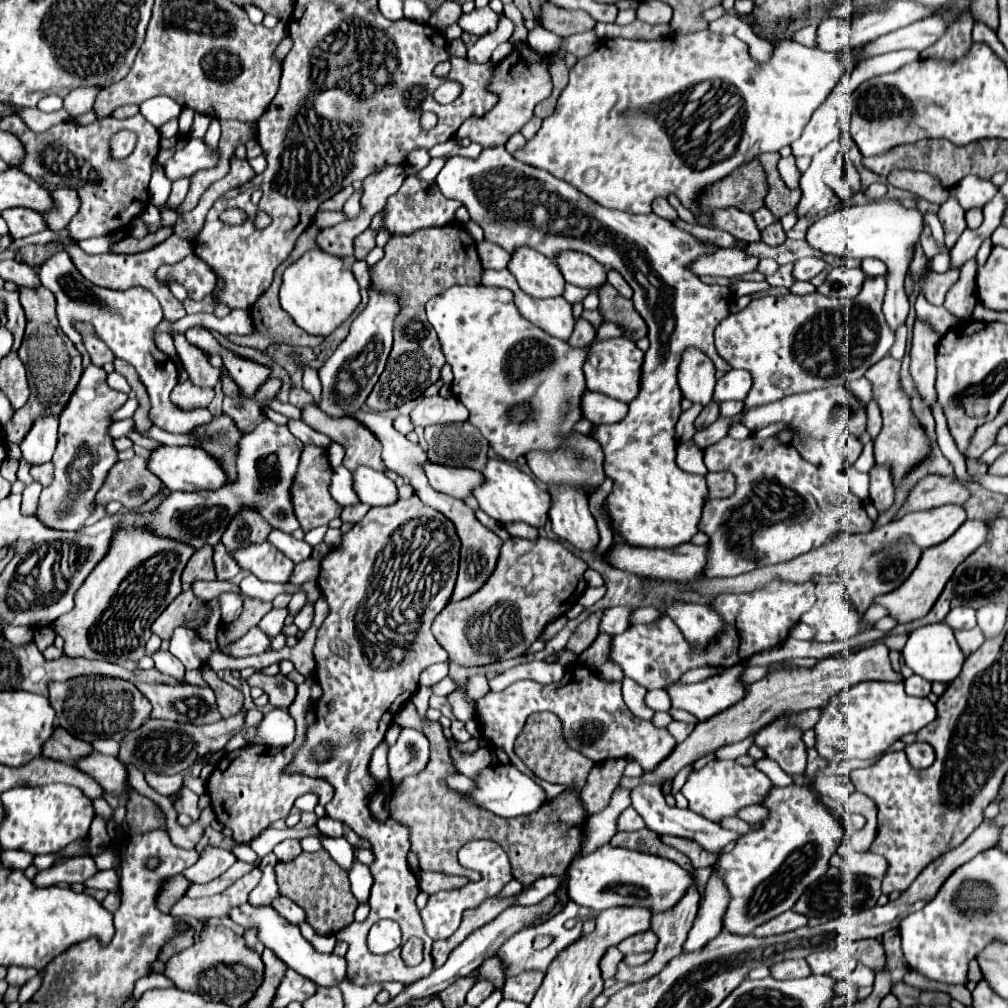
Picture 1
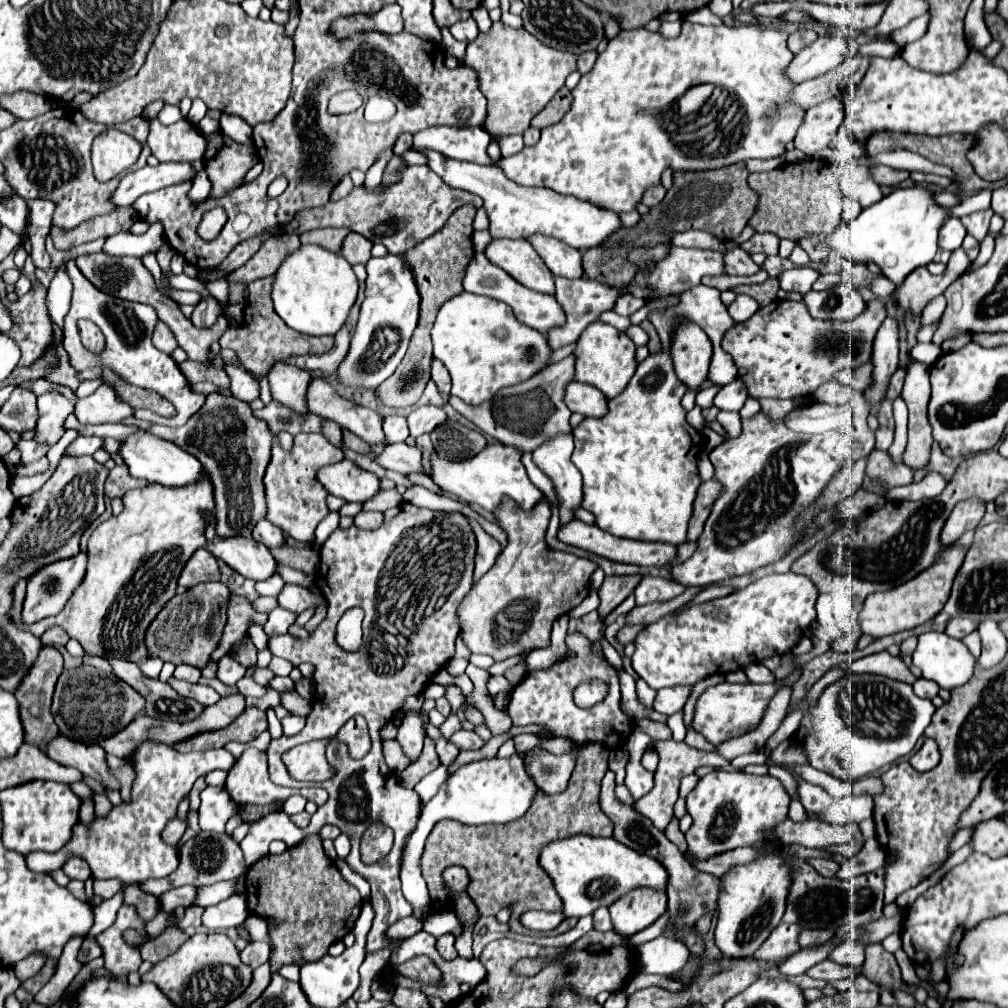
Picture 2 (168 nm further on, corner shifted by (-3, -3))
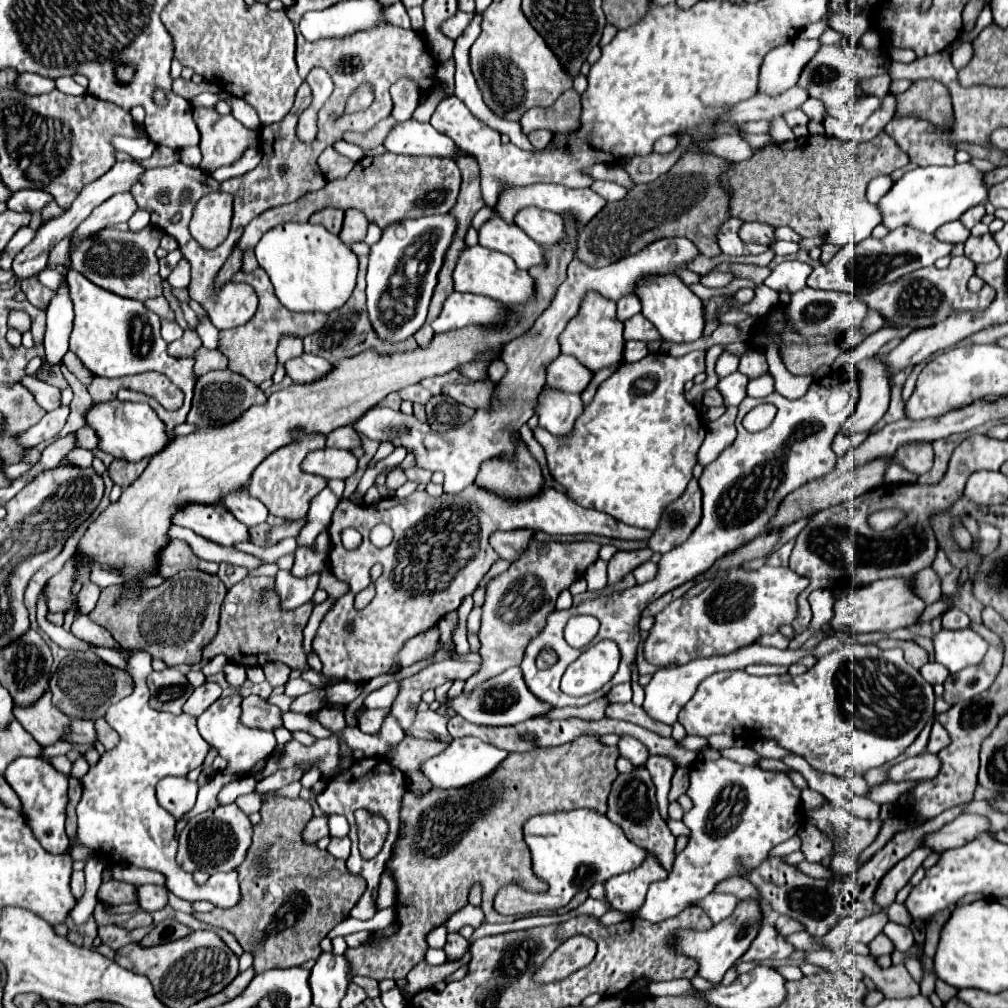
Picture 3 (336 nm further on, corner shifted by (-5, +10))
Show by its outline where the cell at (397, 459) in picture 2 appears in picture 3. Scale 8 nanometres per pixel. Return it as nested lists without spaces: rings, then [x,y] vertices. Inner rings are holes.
[[[350,425],[348,427],[340,427],[340,429],[332,431],[332,435],[328,435],[326,447],[336,447],[336,449],[360,447],[360,435]]]

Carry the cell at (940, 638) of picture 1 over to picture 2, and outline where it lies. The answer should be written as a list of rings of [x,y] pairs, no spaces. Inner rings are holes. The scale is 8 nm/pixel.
[[[926,632],[918,636],[918,648],[912,658],[926,680],[934,680],[946,690],[964,686],[972,678],[976,666],[976,658],[970,650],[944,632]]]

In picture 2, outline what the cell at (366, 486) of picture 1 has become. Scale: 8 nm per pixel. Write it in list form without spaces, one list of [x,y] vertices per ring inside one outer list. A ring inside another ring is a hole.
[[[340,460],[318,470],[318,480],[328,494],[334,494],[346,502],[366,502],[380,490],[380,480],[368,470],[362,470],[350,460]]]

